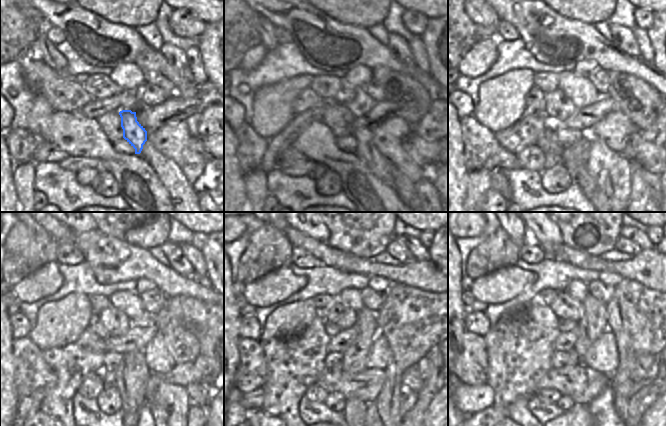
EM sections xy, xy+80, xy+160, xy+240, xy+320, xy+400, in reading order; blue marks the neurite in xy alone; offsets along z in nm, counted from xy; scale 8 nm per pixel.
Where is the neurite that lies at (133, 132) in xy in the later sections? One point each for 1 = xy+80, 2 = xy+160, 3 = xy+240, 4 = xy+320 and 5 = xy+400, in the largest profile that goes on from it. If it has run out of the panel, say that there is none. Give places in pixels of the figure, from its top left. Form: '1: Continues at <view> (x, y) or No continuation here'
1: Continues at xy+80 (366, 151)
2: Continues at xy+160 (611, 171)
3: Continues at xy+240 (174, 399)
4: Continues at xy+320 (416, 403)
5: Continues at xy+400 (639, 402).

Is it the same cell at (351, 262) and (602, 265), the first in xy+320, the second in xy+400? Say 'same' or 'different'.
same

